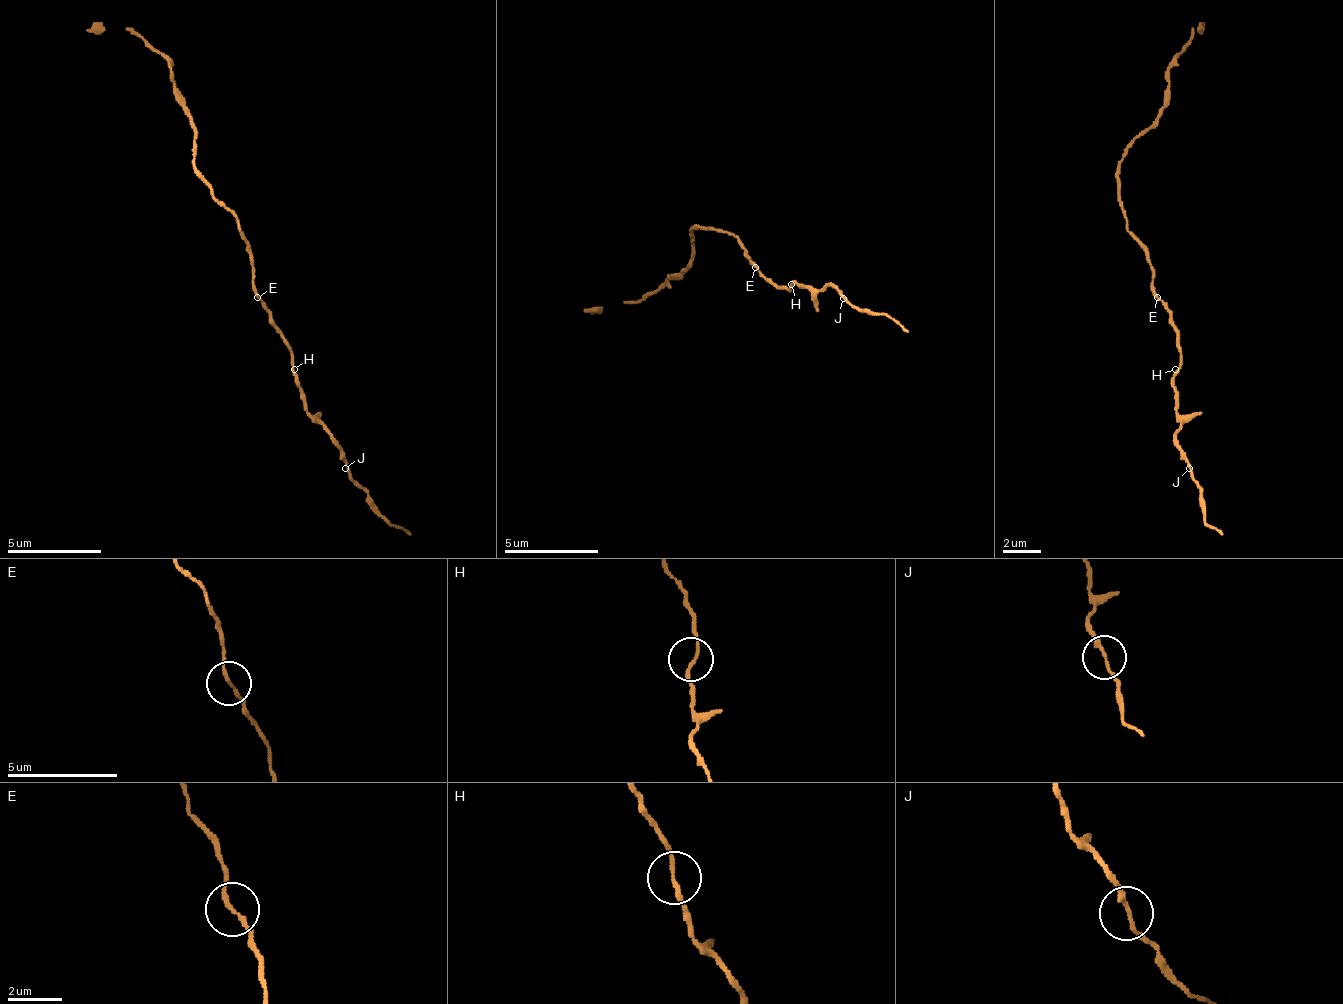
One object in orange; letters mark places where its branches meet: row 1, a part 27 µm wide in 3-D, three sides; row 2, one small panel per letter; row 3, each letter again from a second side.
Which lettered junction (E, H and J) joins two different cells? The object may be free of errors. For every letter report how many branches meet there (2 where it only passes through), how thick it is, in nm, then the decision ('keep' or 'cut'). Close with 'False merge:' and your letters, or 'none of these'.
E: 2 branches meet; 150 nm thick; keep
H: 2 branches meet; 150 nm thick; keep
J: 2 branches meet; 150 nm thick; keep
False merge: none of these

